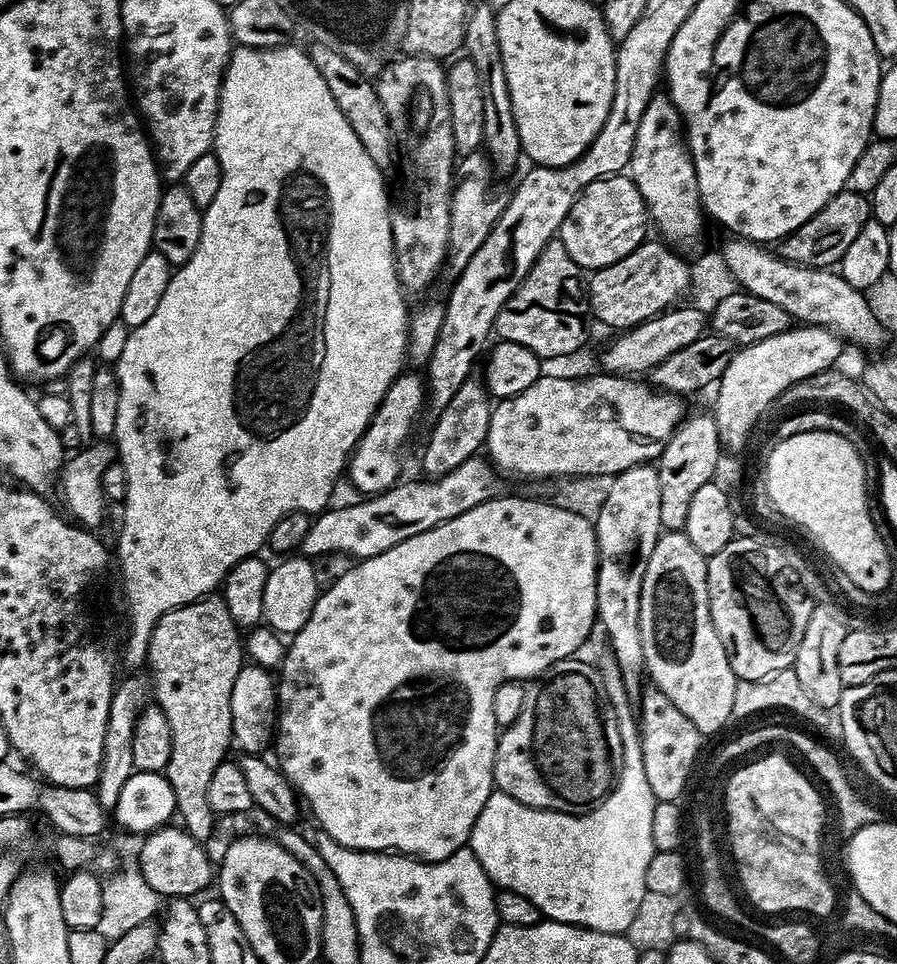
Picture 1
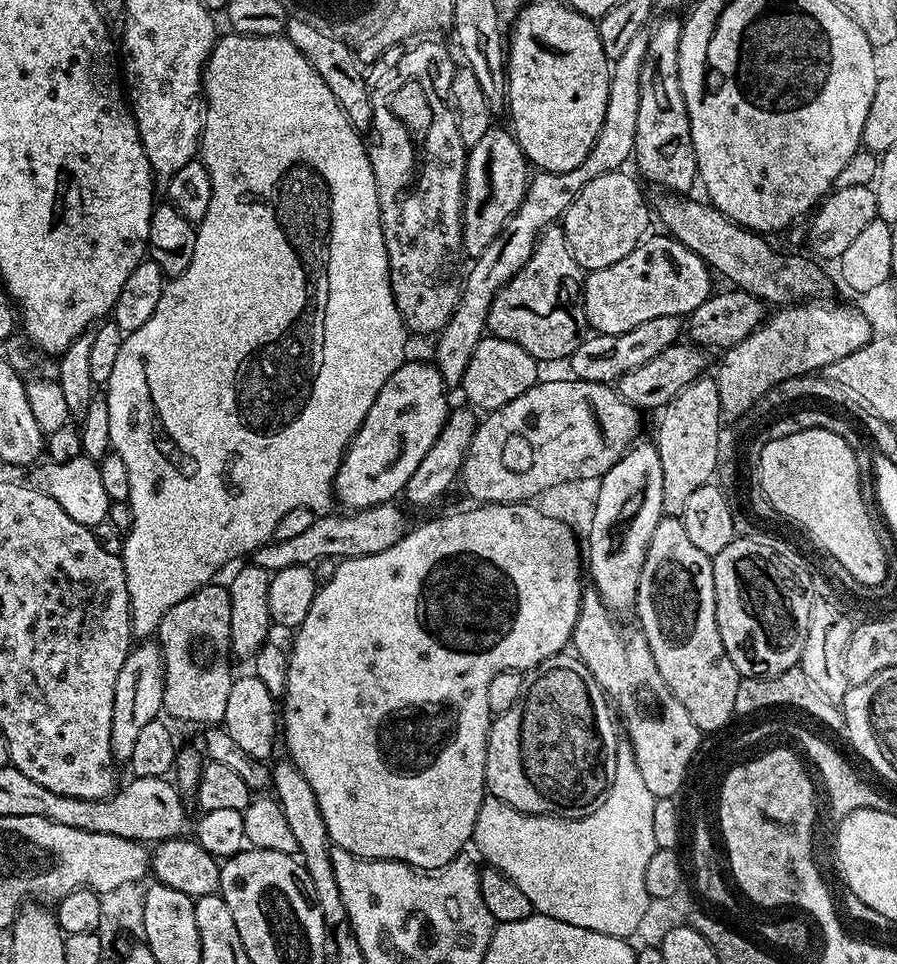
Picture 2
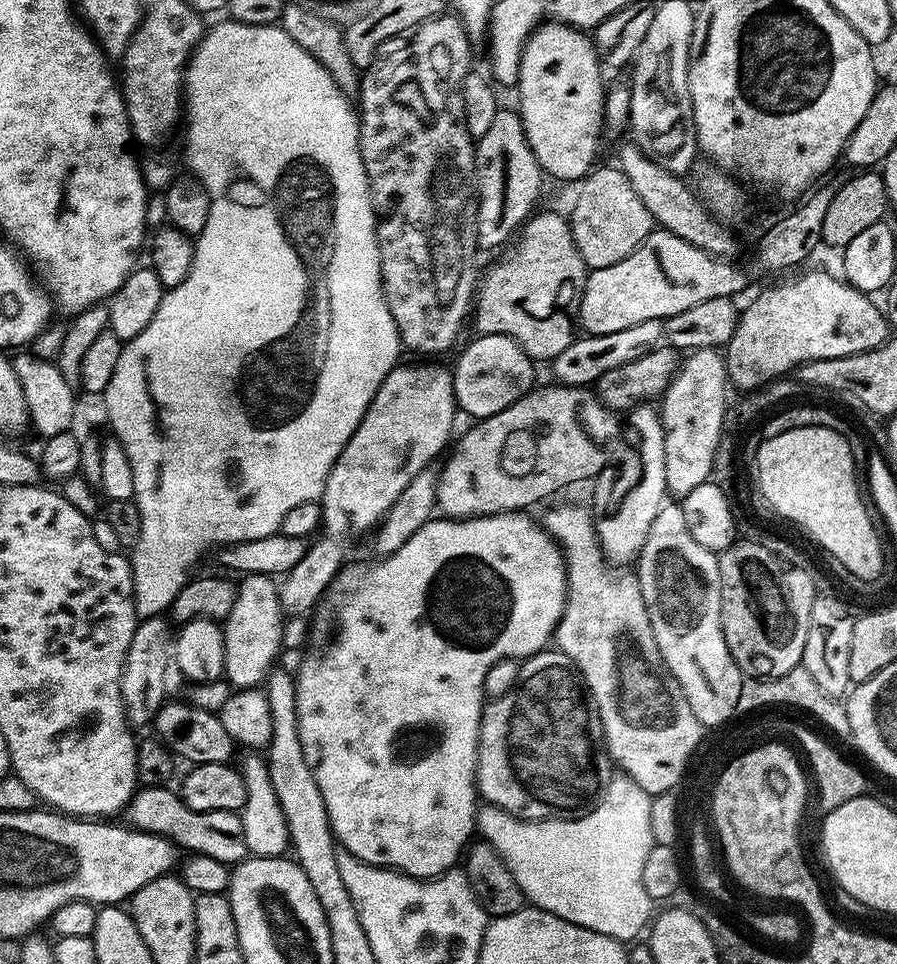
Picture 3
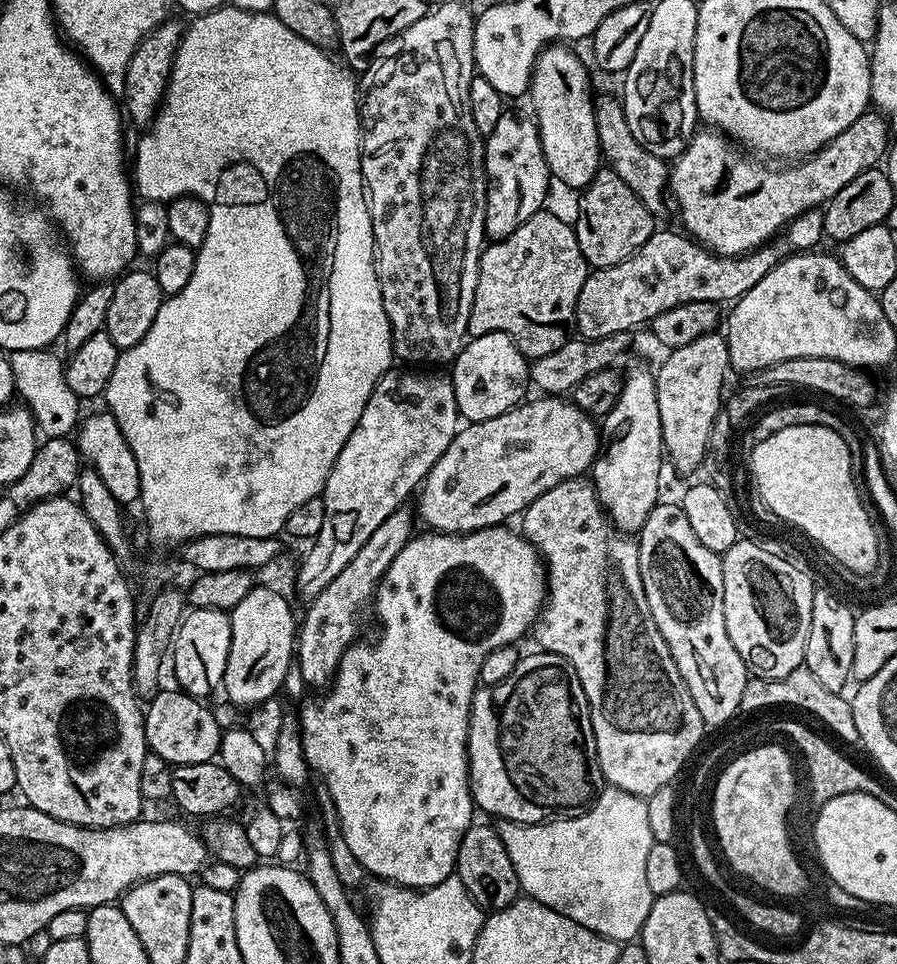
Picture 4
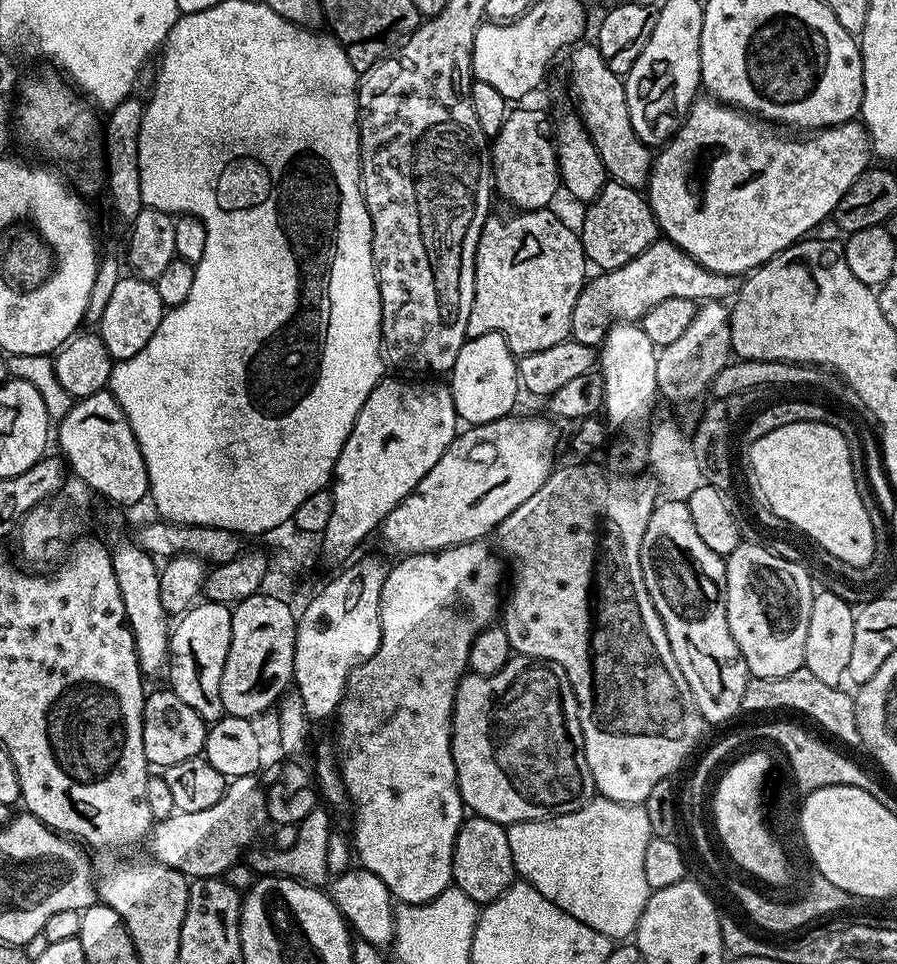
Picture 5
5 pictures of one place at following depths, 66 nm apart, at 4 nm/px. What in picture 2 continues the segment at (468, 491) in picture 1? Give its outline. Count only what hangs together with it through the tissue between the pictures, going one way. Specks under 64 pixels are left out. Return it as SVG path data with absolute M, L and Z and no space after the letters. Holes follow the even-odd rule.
M399 503L376 504L373 508L349 511L348 516L317 515L314 526L308 527L301 535L285 540L273 539L263 544L254 553L254 563L265 568L270 574L286 570L290 566L312 566L315 560L324 560L327 556L347 558L350 556L369 556L378 554L394 542L398 542L409 531L410 523L399 508Z

